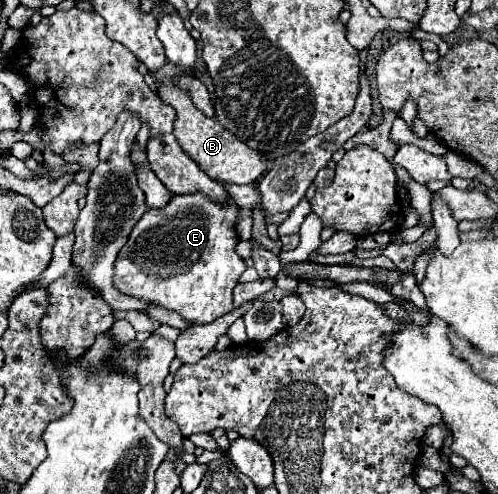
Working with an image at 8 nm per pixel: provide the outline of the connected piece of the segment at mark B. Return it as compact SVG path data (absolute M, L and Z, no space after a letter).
M166 64L164 68L154 72L154 78L160 82L158 94L164 102L168 102L176 110L176 122L174 122L174 136L180 144L180 148L216 182L230 182L230 184L252 184L256 178L260 178L266 172L266 164L262 162L260 154L252 148L248 148L244 142L236 140L232 132L228 132L222 124L218 124L214 118L204 116L190 100L190 96L172 86L172 78L180 76L180 68L172 68Z

